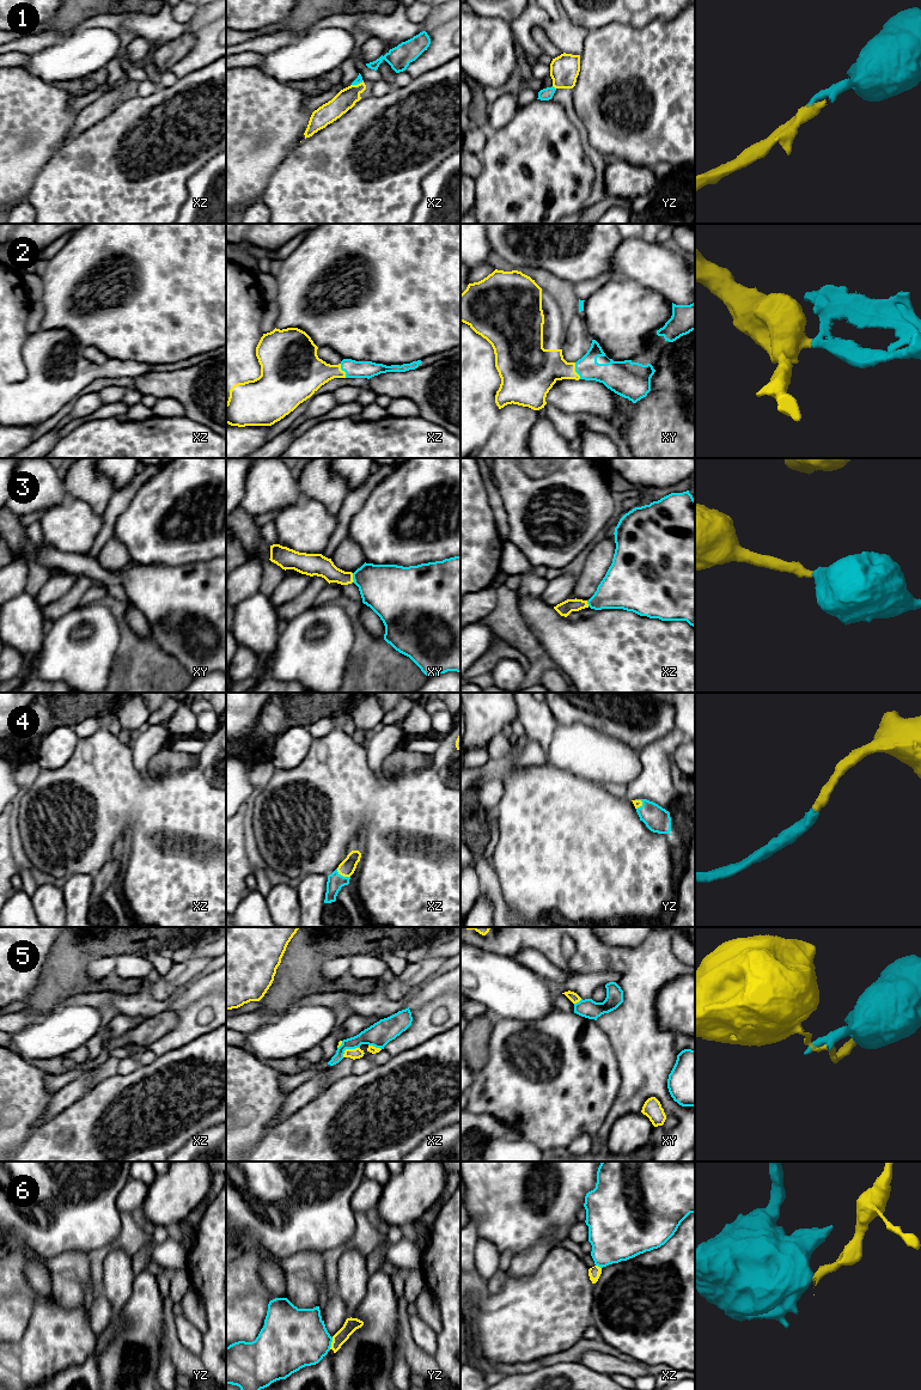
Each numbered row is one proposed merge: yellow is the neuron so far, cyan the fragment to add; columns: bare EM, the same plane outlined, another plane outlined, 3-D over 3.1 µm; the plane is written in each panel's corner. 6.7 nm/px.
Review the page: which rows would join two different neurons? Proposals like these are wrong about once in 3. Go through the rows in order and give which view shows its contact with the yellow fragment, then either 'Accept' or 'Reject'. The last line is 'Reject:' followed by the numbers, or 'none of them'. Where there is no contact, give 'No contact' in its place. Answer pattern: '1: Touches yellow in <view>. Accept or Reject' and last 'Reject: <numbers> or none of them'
1: Touches yellow in yz. Accept
2: Touches yellow in xy. Accept
3: Touches yellow in xy. Accept
4: Touches yellow in xz. Accept
5: Touches yellow in xz. Reject
6: Touches yellow in yz. Reject
Reject: 5, 6

